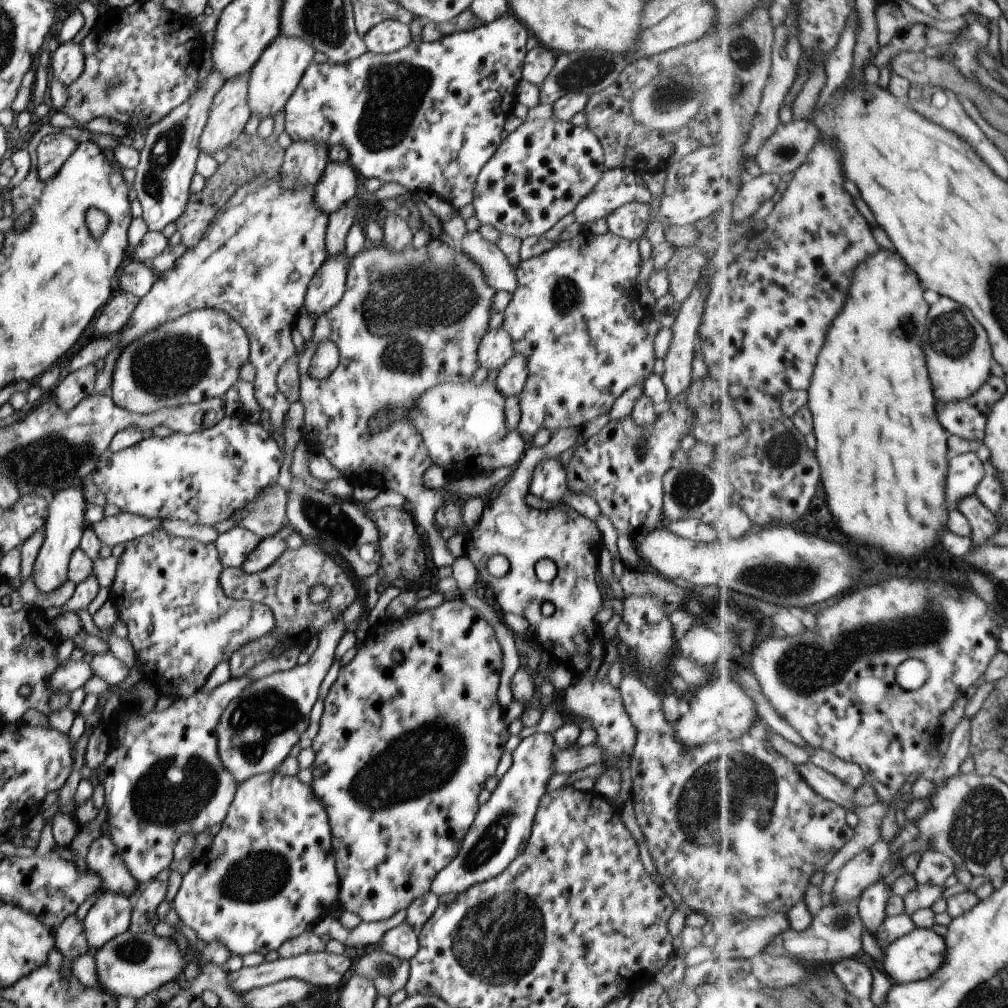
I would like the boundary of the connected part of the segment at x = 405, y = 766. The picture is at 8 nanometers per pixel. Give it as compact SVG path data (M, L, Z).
M458 598L444 601L433 609L412 611L405 617L395 619L388 624L388 628L384 628L384 634L378 634L370 628L357 646L355 657L340 668L338 677L324 700L320 728L312 740L315 760L310 770L313 774L312 790L328 815L335 864L340 874L338 900L343 911L355 912L366 922L390 920L396 912L408 908L416 898L428 893L436 874L456 858L462 840L478 812L478 796L484 790L486 781L494 776L505 751L504 745L511 736L508 733L509 724L506 723L508 718L496 697L502 666L502 648L496 640L494 628L482 618L478 610L470 608L462 598Z

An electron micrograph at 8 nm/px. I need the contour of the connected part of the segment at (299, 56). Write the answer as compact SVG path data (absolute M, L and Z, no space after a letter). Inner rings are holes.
M278 35L278 38L262 52L260 60L250 70L248 80L248 106L252 115L258 116L258 120L264 120L268 116L275 116L285 110L288 99L298 86L304 71L314 61L316 50L302 38L288 38Z

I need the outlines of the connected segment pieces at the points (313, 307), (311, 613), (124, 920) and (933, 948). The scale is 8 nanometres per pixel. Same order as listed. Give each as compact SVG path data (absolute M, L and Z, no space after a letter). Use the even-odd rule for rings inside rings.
M344 252L327 258L308 285L304 300L306 312L316 320L340 302L344 294L348 256Z
M304 544L298 550L290 550L288 547L270 568L258 574L244 572L241 568L225 568L220 576L224 592L230 598L249 600L268 606L275 618L274 628L269 634L244 644L230 656L228 660L230 676L232 678L245 676L256 663L259 664L266 658L279 657L285 648L296 646L303 649L305 642L312 636L319 636L322 628L339 618L359 594L360 584L355 577L350 576L350 573L348 568L340 566L317 544ZM318 584L330 588L330 596L324 602L314 604L310 600L310 590Z
M103 893L84 918L89 946L99 949L130 928L133 901L119 894Z
M918 927L914 932L903 936L887 947L884 953L884 972L894 983L898 984L910 984L932 978L948 962L950 952L948 952L946 937L933 929Z

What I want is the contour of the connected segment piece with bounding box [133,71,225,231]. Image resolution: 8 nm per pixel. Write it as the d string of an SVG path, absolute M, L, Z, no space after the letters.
M211 71L210 76L182 106L172 110L160 122L149 126L144 148L139 154L133 184L141 204L141 216L146 222L148 231L162 231L170 222L176 222L186 210L191 195L190 182L196 173L196 160L200 154L198 138L206 126L214 94L224 83L220 72Z

